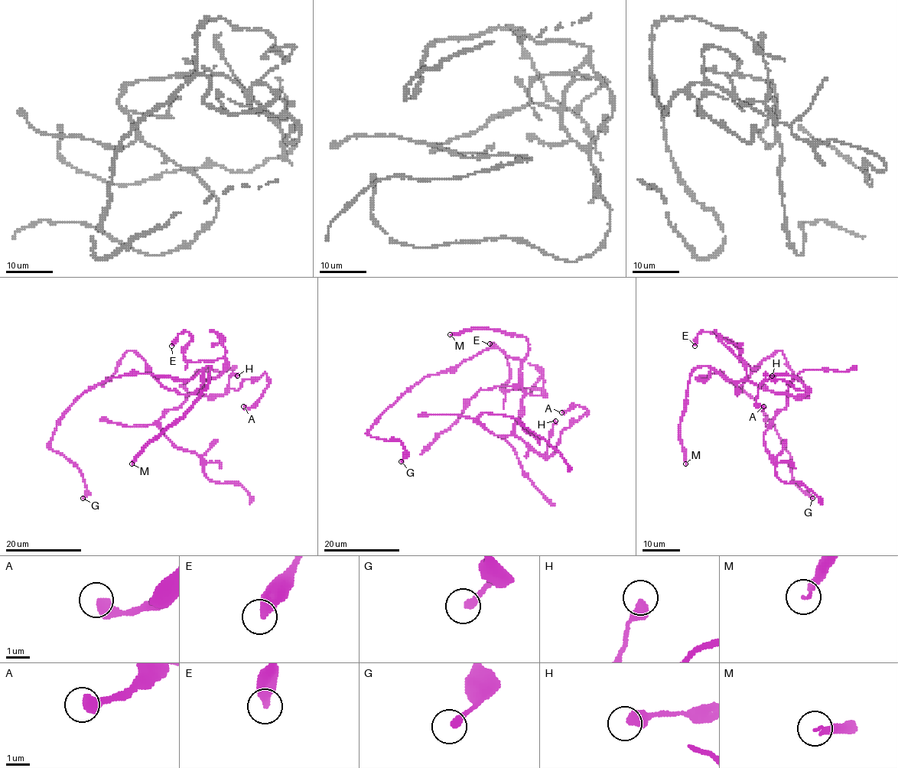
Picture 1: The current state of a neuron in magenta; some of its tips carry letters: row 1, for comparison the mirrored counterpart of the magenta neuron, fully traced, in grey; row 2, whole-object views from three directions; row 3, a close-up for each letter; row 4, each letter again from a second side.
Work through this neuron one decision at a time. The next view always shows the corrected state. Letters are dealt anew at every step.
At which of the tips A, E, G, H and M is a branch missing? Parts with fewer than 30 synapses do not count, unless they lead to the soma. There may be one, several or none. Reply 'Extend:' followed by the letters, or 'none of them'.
Extend: none of them

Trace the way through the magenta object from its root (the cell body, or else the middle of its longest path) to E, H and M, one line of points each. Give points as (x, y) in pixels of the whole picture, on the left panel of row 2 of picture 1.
E: (200, 372), (203, 382), (217, 376), (226, 359), (187, 360), (189, 332), (181, 332), (171, 346)
H: (200, 372), (203, 369), (205, 386), (196, 393), (209, 396), (223, 394), (231, 375), (237, 375)
M: (200, 372), (209, 366), (209, 380), (201, 396), (181, 418), (151, 441), (131, 463)

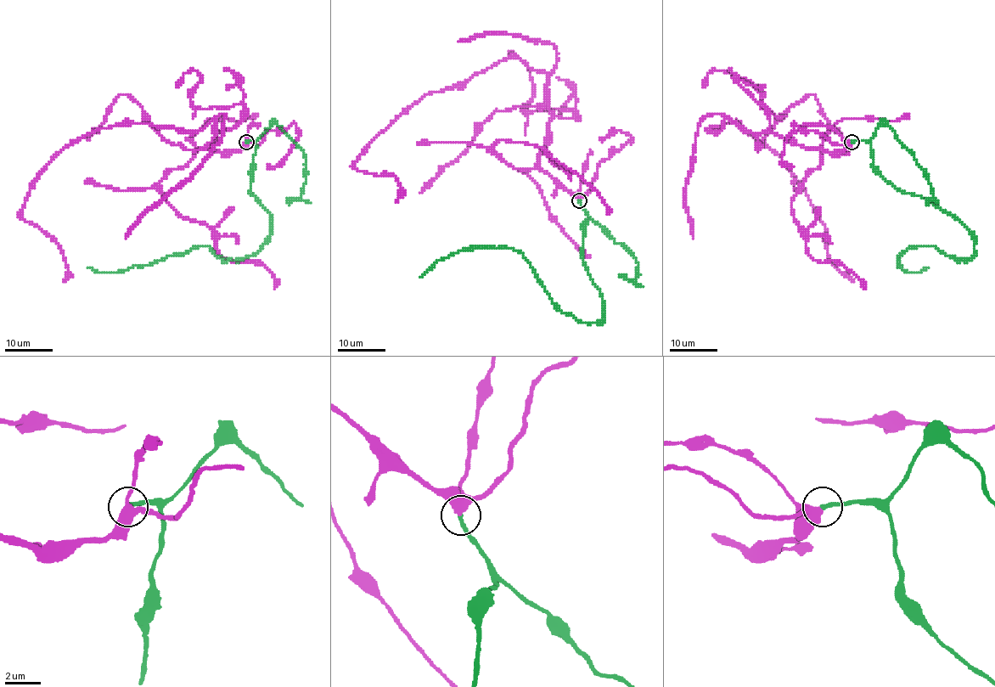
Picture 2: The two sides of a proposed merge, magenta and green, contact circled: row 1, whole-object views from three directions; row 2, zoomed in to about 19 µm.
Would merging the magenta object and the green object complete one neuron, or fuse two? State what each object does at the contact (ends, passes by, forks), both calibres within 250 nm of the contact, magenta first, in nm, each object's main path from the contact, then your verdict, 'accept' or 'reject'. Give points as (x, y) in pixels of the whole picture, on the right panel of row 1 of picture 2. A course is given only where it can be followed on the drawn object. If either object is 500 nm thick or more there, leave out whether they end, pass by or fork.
magenta passes by; green ends there; 400 nm thick on the magenta side, 220 nm on the other; magenta runs (852, 142), (828, 153), (726, 118), (709, 131), (734, 124), (769, 147), (853, 281); green runs (852, 142), (866, 141), (873, 166), (969, 232), (966, 260), (932, 245), (899, 255), (903, 270), (929, 267); accept

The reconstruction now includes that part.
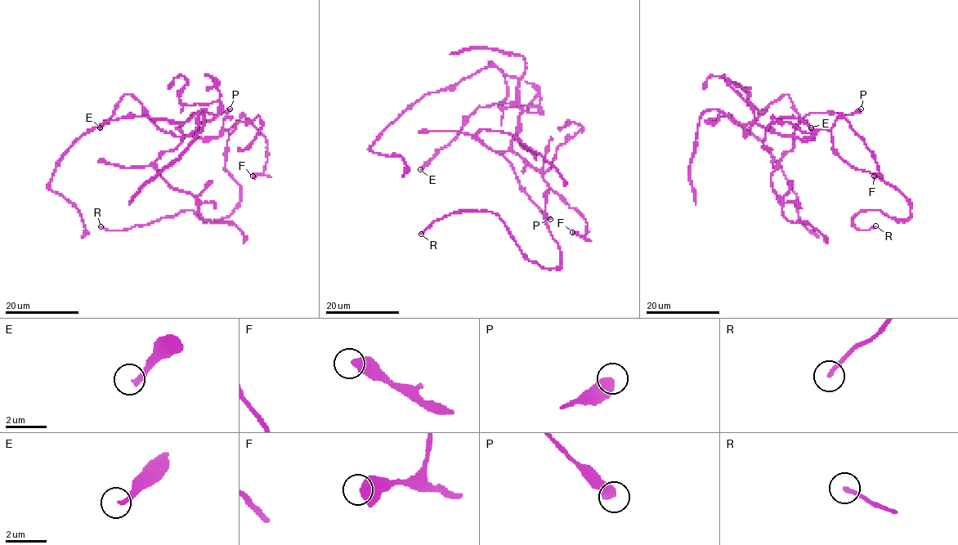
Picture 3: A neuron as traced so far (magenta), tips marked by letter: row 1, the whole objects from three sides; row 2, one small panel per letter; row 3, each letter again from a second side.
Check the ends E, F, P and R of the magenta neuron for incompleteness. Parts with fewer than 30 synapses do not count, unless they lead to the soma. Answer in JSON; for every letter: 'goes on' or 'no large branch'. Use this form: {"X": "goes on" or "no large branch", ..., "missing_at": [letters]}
{"E": "goes on", "F": "no large branch", "P": "no large branch", "R": "no large branch", "missing_at": ["E"]}

